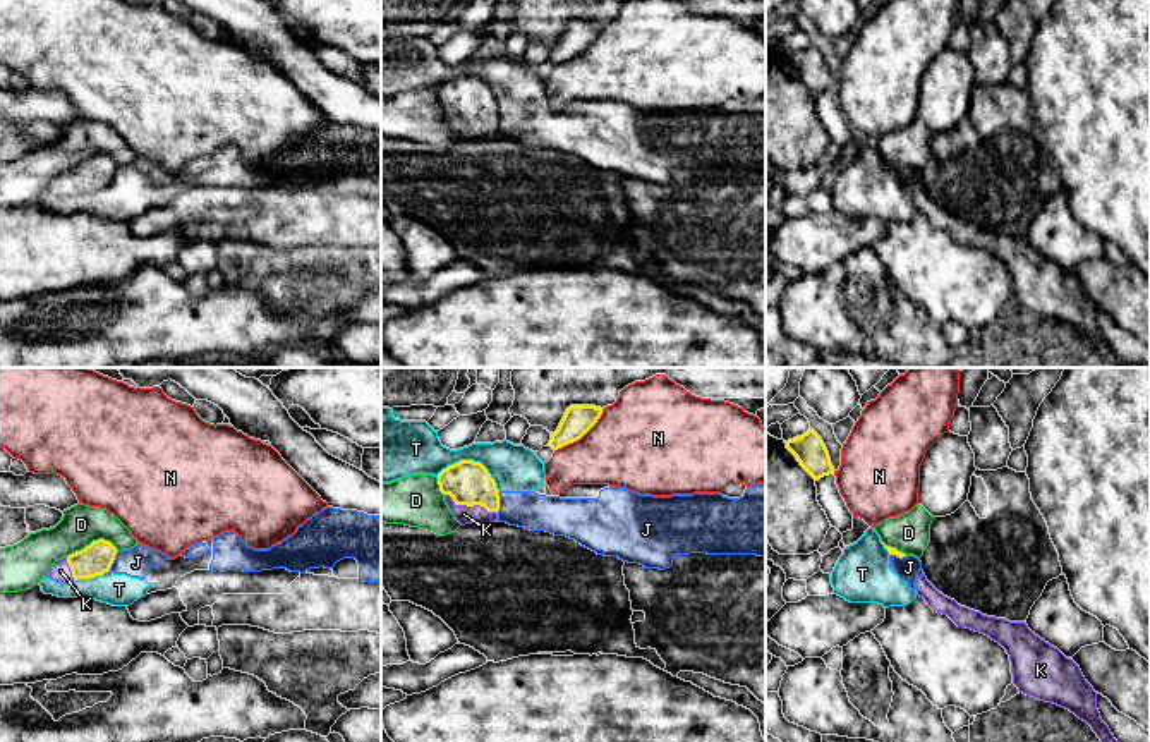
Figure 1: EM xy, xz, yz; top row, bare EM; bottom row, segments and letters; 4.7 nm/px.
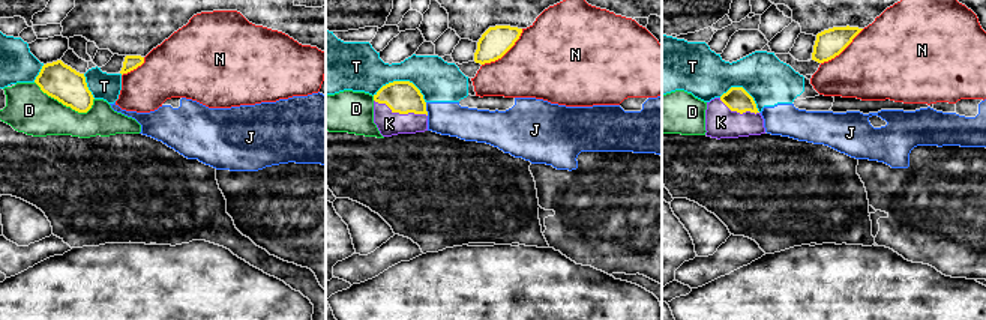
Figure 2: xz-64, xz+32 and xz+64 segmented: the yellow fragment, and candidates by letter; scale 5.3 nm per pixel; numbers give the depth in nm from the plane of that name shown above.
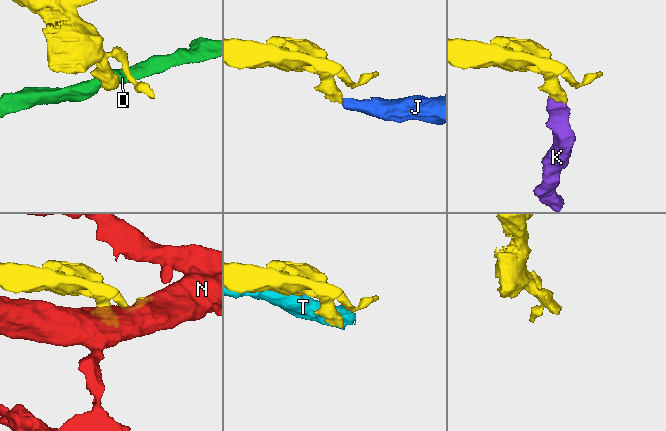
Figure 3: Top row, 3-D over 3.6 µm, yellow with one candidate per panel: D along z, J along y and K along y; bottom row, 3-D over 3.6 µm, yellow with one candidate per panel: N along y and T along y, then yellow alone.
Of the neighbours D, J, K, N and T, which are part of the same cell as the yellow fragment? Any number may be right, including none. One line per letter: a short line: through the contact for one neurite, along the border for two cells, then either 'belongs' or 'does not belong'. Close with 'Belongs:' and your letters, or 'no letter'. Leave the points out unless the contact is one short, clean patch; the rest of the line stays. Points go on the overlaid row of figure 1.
D: line xy (117, 548), (108, 541), (93, 540), (67, 557); does not belong
J: line xz (500, 492), (496, 512); does not belong
K: line xz (469, 483), (471, 505), (464, 514); belongs
N: does not belong
T: does not belong
Belongs: K

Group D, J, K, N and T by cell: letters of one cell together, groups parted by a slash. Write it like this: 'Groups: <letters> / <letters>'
Groups: D / J T / K / N

